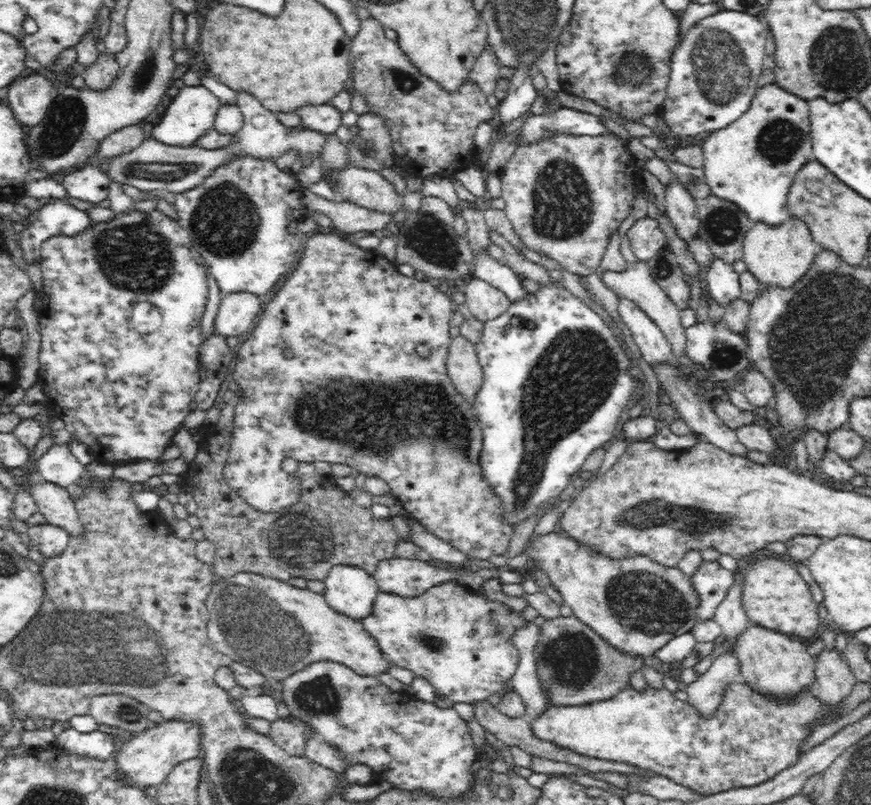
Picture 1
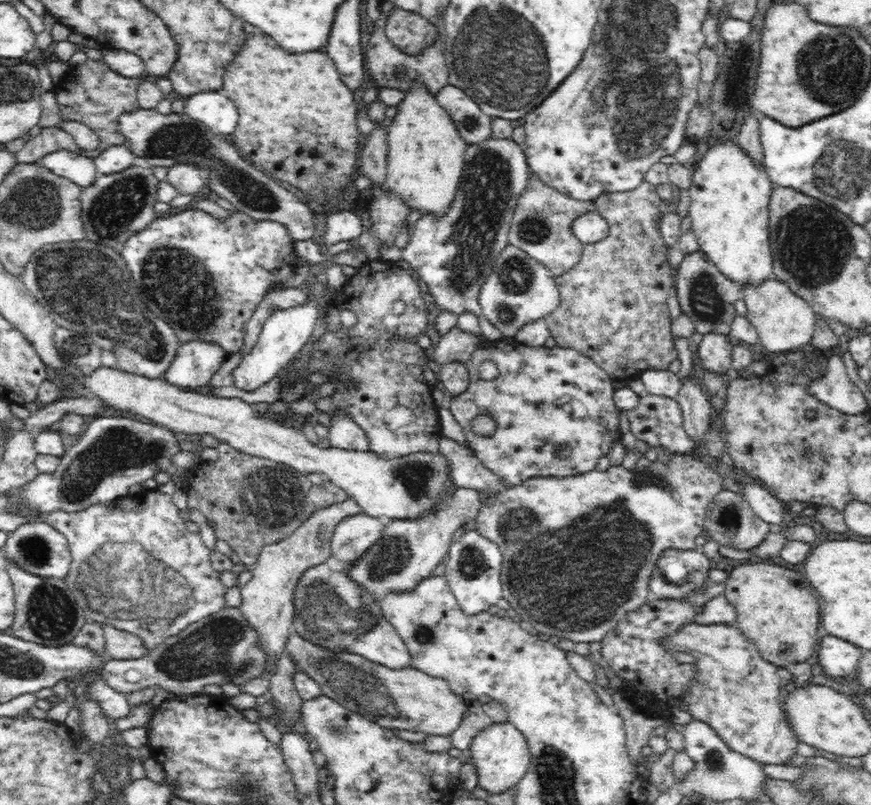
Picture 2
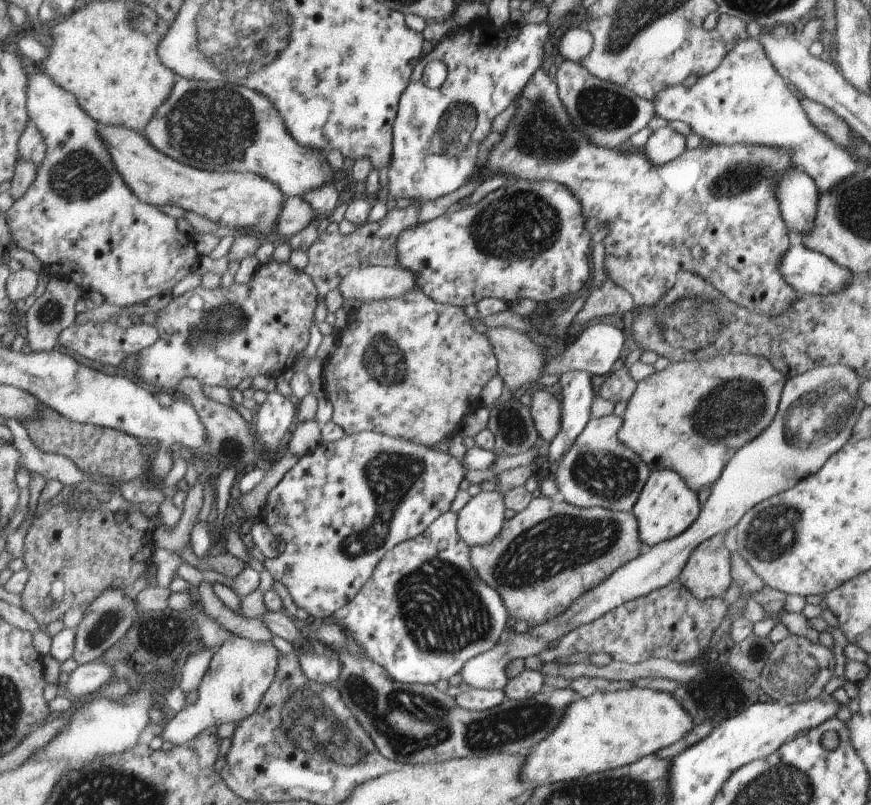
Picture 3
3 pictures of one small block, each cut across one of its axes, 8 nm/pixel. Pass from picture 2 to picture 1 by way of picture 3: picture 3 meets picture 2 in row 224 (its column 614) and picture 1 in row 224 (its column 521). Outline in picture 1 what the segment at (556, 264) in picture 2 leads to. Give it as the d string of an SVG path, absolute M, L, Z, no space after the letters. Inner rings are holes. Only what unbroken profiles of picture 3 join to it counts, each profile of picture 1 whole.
M609 132L594 136L590 134L582 134L582 136L576 136L573 133L560 134L550 136L550 138L546 138L542 142L536 142L536 144L517 146L512 160L503 166L499 180L501 181L501 197L505 202L503 211L509 218L512 229L516 232L516 237L520 241L519 245L528 247L528 250L532 252L546 255L549 259L556 260L567 272L580 277L595 274L599 271L610 240L615 236L622 221L632 214L632 208L634 208L634 202L636 202L636 197L640 191L639 184L641 182L640 167L636 165L627 142Z

